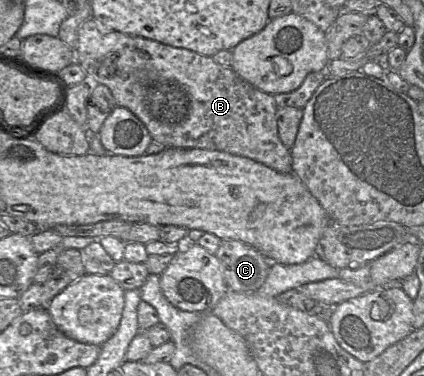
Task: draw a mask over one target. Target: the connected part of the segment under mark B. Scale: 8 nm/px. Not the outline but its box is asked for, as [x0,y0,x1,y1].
[75,17,293,173]

